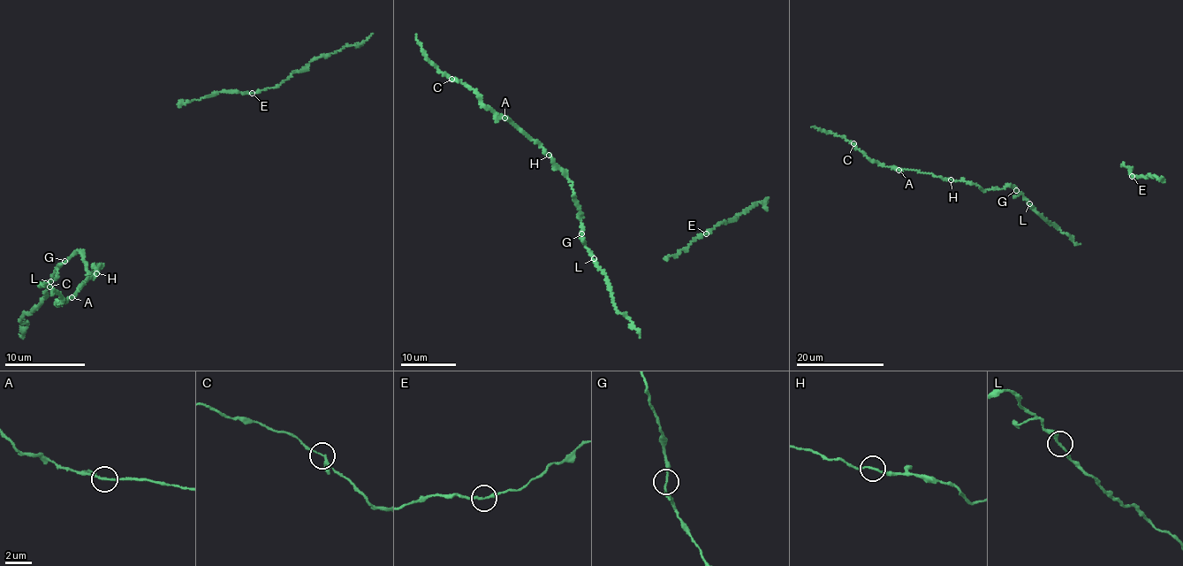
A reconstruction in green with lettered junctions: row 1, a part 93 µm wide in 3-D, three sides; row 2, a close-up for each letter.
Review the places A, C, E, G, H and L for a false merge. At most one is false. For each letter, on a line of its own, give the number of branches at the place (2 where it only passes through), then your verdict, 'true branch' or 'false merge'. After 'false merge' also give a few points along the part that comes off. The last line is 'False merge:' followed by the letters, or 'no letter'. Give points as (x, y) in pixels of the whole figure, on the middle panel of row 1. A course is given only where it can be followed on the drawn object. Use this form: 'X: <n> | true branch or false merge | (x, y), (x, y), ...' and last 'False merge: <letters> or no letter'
A: 2 | true branch
C: 3 | true branch
E: 2 | true branch
G: 2 | true branch
H: 2 | true branch
L: 2 | true branch
False merge: no letter

